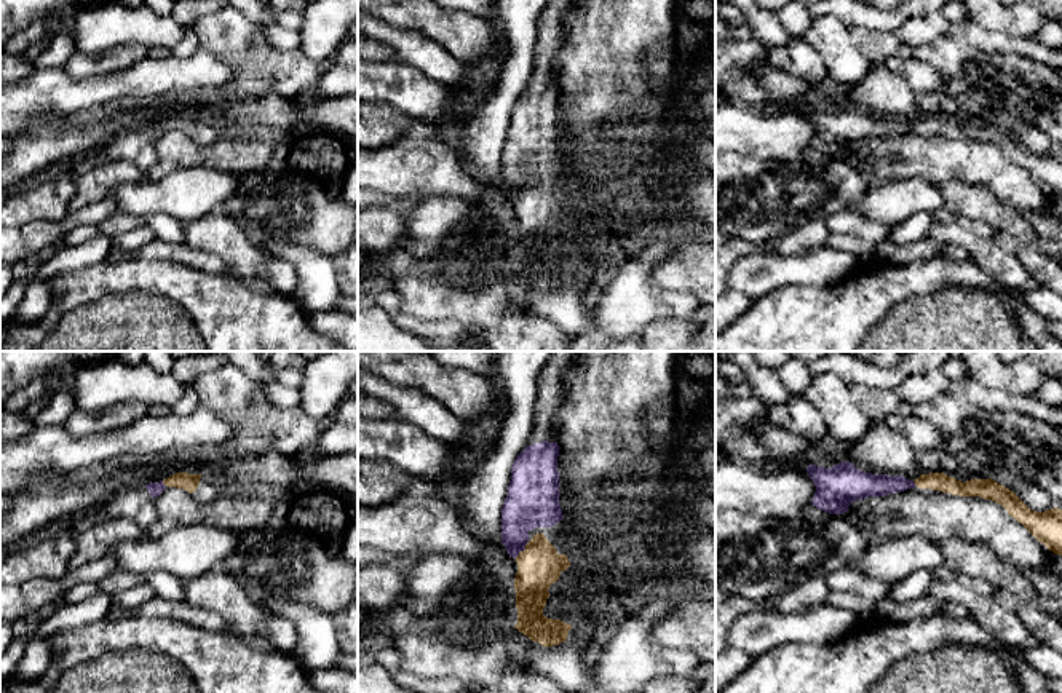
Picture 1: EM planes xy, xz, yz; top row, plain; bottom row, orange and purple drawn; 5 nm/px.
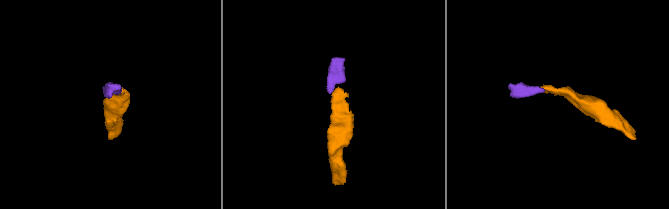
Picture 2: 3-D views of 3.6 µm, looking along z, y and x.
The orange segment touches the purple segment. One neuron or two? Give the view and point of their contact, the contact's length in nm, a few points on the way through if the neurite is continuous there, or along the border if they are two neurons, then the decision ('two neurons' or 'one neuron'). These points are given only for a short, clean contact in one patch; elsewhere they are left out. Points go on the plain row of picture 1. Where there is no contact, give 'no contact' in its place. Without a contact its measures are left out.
contact xz (521, 194); length 100 nm; way xz (538, 208), (521, 194), (519, 157), (530, 146); one neuron

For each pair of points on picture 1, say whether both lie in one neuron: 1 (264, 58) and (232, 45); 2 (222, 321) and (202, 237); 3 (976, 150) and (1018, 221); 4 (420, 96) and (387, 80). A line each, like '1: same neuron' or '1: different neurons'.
1: same neuron
2: different neurons
3: different neurons
4: same neuron

